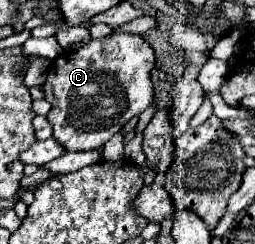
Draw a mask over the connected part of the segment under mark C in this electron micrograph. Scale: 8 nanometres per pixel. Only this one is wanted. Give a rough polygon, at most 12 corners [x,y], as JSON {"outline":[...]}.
{"outline":[[119,30],[43,84],[65,152],[103,148],[153,102],[155,54]]}

